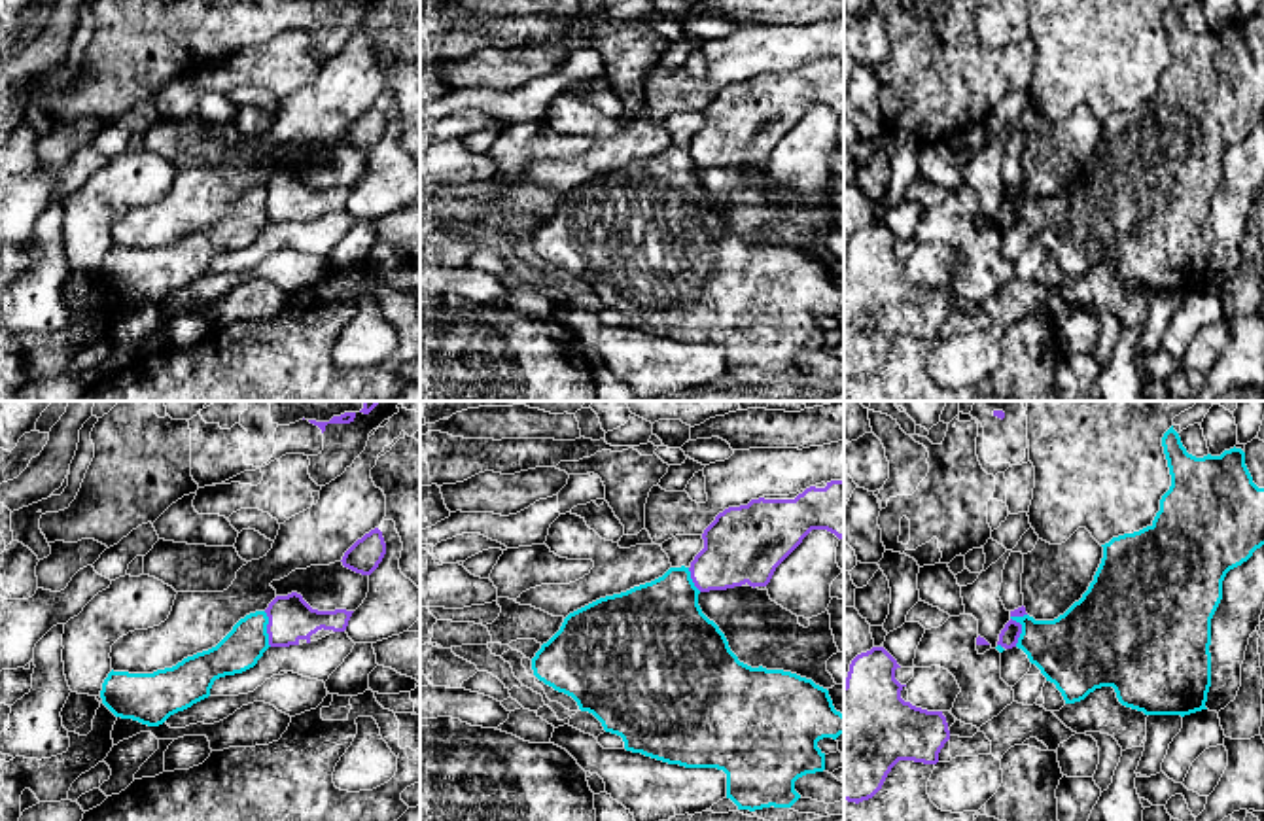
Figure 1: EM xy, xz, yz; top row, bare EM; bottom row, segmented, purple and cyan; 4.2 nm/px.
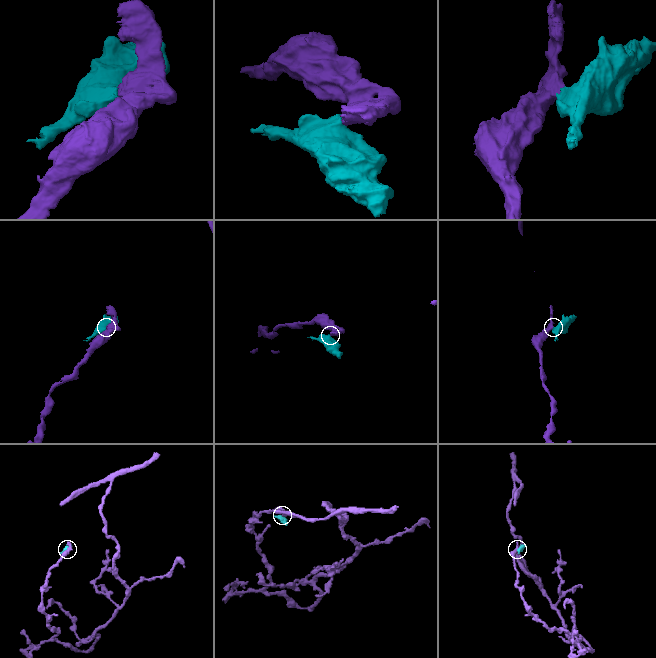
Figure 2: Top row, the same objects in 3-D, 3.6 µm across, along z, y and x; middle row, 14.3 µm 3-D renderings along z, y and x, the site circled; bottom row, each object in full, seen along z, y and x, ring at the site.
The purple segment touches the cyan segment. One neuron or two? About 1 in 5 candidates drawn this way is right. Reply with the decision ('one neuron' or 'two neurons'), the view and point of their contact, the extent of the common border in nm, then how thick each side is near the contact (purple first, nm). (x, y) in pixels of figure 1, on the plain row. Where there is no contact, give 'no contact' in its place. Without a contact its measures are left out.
two neurons | yz (1020, 203) | 150 nm | 80/320 nm

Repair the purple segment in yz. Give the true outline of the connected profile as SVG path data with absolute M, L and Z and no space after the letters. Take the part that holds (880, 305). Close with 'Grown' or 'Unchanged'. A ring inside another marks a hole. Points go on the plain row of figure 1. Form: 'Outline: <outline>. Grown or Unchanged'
Outline: M872 223L857 231L844 261L844 376L872 375L899 337L937 341L950 316L942 288L901 274L897 236Z. Unchanged

